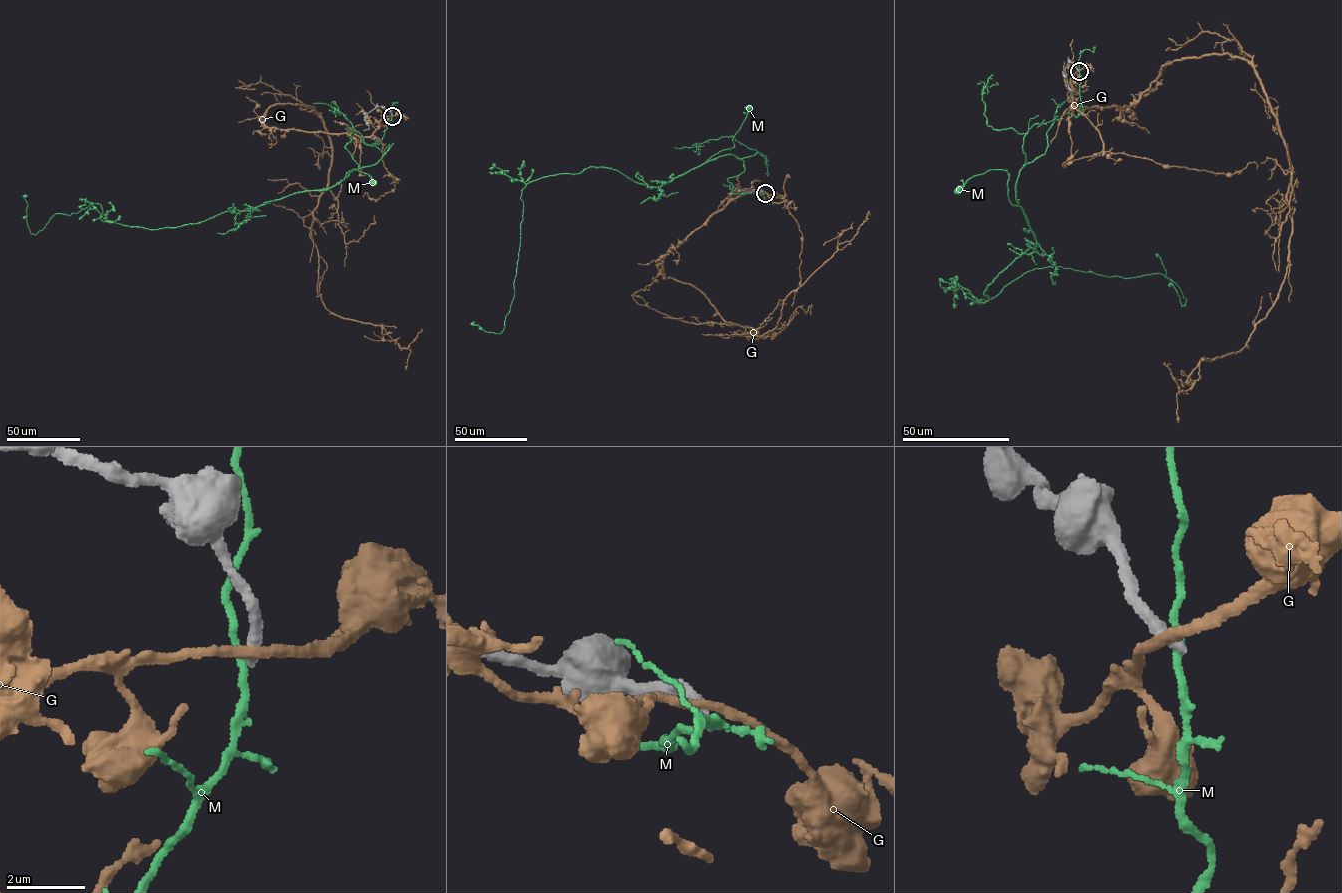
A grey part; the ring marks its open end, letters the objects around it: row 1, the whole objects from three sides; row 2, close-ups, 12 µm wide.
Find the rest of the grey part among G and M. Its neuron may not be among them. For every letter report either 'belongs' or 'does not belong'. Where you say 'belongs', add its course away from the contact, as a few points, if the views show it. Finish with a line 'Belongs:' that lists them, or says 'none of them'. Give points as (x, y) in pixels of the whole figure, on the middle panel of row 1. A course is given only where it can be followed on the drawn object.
G: does not belong
M: does not belong
Belongs: none of them

